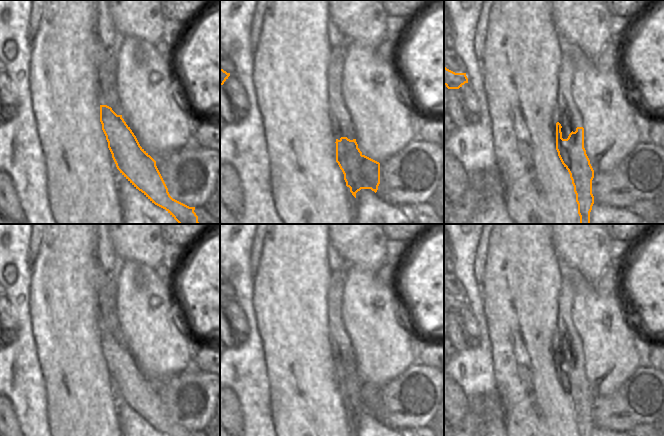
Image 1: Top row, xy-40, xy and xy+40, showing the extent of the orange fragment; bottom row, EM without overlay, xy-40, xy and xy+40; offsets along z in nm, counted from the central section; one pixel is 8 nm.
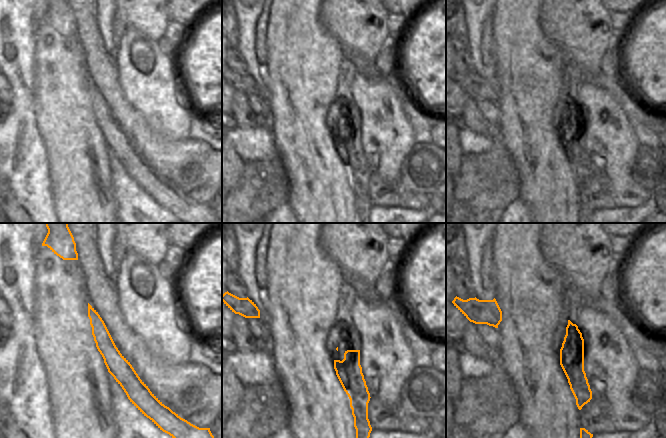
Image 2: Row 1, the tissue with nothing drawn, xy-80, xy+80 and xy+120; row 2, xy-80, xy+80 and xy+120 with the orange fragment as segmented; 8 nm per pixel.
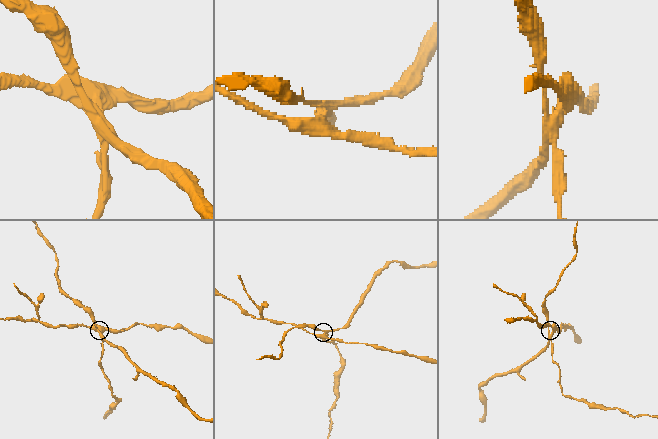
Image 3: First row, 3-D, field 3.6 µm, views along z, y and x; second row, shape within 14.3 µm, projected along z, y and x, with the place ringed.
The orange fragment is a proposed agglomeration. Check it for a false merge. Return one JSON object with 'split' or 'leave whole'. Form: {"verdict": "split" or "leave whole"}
{"verdict": "split"}

